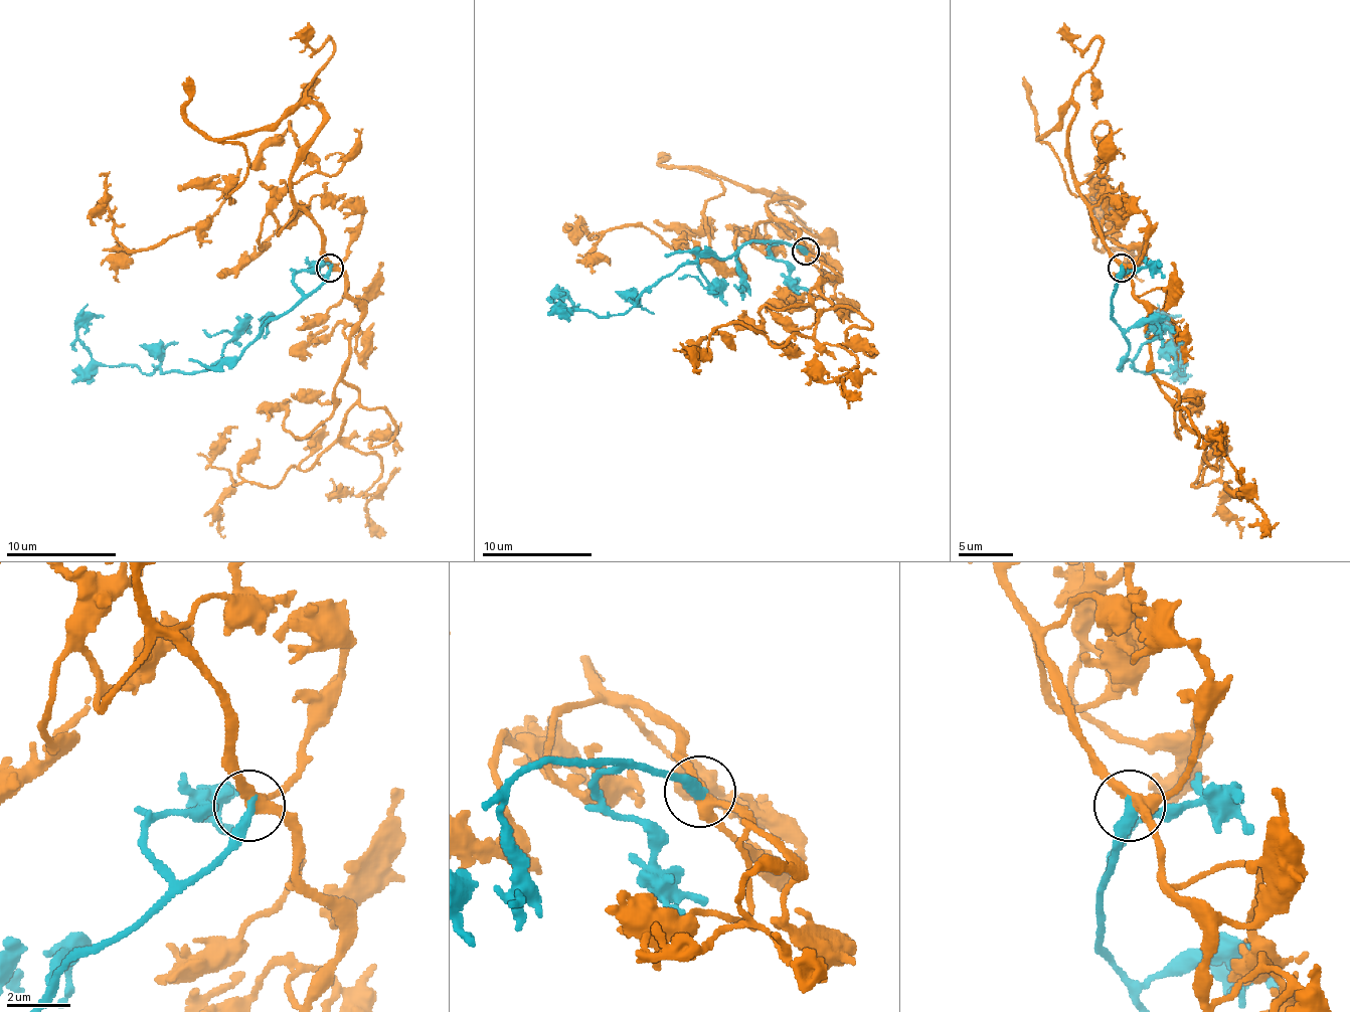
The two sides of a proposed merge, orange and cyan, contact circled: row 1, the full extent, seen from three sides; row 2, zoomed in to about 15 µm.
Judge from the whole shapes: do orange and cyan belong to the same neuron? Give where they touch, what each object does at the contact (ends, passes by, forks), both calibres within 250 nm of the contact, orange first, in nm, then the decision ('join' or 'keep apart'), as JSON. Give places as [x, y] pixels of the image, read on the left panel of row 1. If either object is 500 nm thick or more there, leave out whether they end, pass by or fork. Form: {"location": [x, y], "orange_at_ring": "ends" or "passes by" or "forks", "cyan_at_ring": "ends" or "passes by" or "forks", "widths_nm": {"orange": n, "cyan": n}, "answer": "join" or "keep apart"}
{"location": [329, 268], "orange_at_ring": "forks", "cyan_at_ring": "ends", "widths_nm": {"orange": 300, "cyan": 380}, "answer": "join"}

